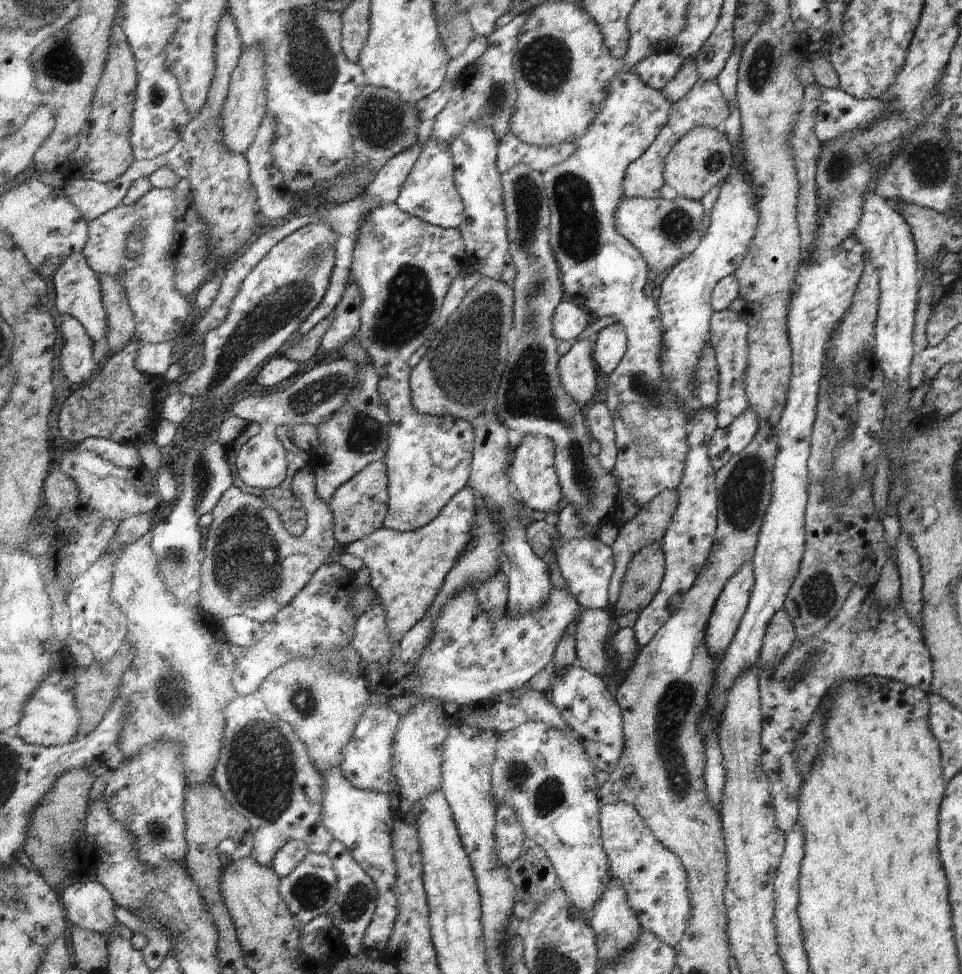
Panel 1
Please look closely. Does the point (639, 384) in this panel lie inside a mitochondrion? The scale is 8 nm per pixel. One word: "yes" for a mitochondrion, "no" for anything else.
yes

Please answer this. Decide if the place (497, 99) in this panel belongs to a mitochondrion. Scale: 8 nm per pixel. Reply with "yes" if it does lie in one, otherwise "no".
yes

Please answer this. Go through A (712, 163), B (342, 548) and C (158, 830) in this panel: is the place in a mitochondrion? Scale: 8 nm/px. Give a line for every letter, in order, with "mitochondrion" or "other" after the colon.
A: mitochondrion
B: other
C: mitochondrion

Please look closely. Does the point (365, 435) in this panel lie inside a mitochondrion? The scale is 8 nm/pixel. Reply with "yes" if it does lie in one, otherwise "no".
yes

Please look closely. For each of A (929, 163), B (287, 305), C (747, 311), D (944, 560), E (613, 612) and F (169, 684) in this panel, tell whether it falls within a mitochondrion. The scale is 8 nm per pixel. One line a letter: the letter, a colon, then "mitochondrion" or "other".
A: mitochondrion
B: mitochondrion
C: other
D: other
E: other
F: mitochondrion

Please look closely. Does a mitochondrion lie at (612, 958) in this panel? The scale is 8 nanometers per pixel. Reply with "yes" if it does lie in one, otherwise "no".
no

